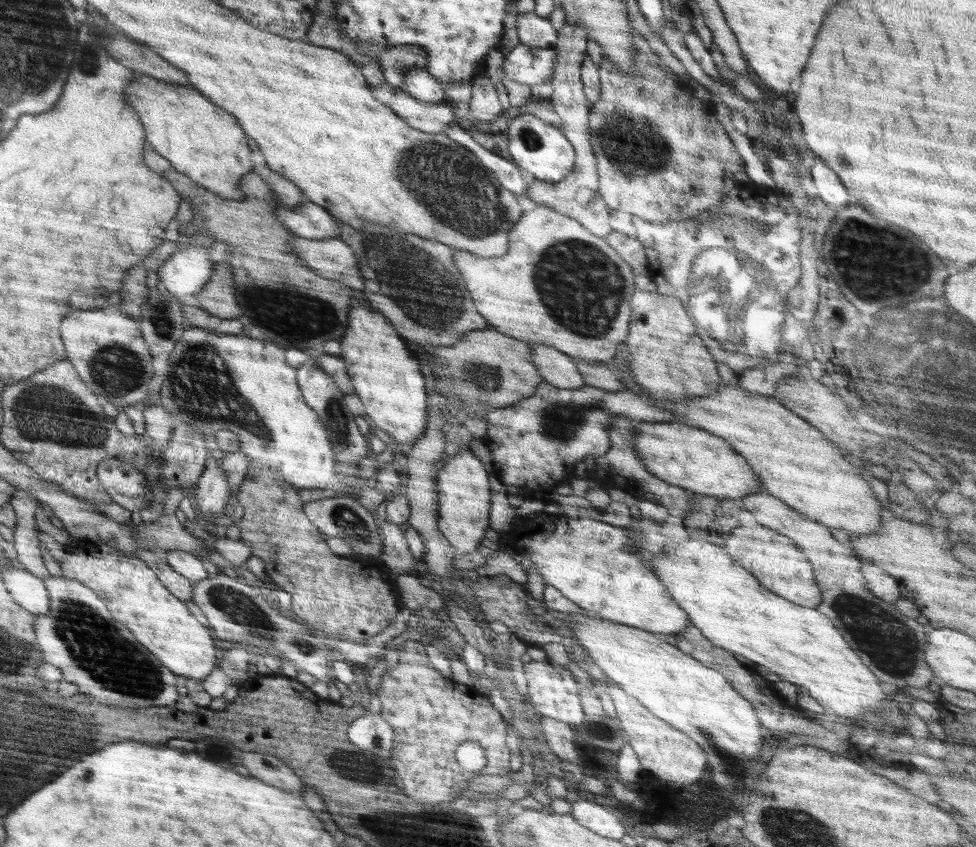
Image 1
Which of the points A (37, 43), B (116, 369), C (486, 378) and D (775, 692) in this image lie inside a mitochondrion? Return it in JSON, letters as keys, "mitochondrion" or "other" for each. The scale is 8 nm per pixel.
{"A":"mitochondrion","B":"mitochondrion","C":"mitochondrion","D":"other"}

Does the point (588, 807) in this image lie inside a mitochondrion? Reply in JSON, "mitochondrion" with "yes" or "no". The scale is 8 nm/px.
{"mitochondrion":"no"}

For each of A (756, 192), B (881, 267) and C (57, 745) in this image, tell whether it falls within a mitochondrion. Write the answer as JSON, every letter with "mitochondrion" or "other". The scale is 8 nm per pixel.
{"A":"other","B":"mitochondrion","C":"mitochondrion"}

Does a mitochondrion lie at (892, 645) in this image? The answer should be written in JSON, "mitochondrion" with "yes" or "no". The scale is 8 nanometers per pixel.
{"mitochondrion":"yes"}

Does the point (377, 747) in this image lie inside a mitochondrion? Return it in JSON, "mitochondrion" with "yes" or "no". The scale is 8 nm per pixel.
{"mitochondrion":"yes"}

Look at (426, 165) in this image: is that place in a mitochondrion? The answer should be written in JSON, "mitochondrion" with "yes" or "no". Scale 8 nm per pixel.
{"mitochondrion":"yes"}

